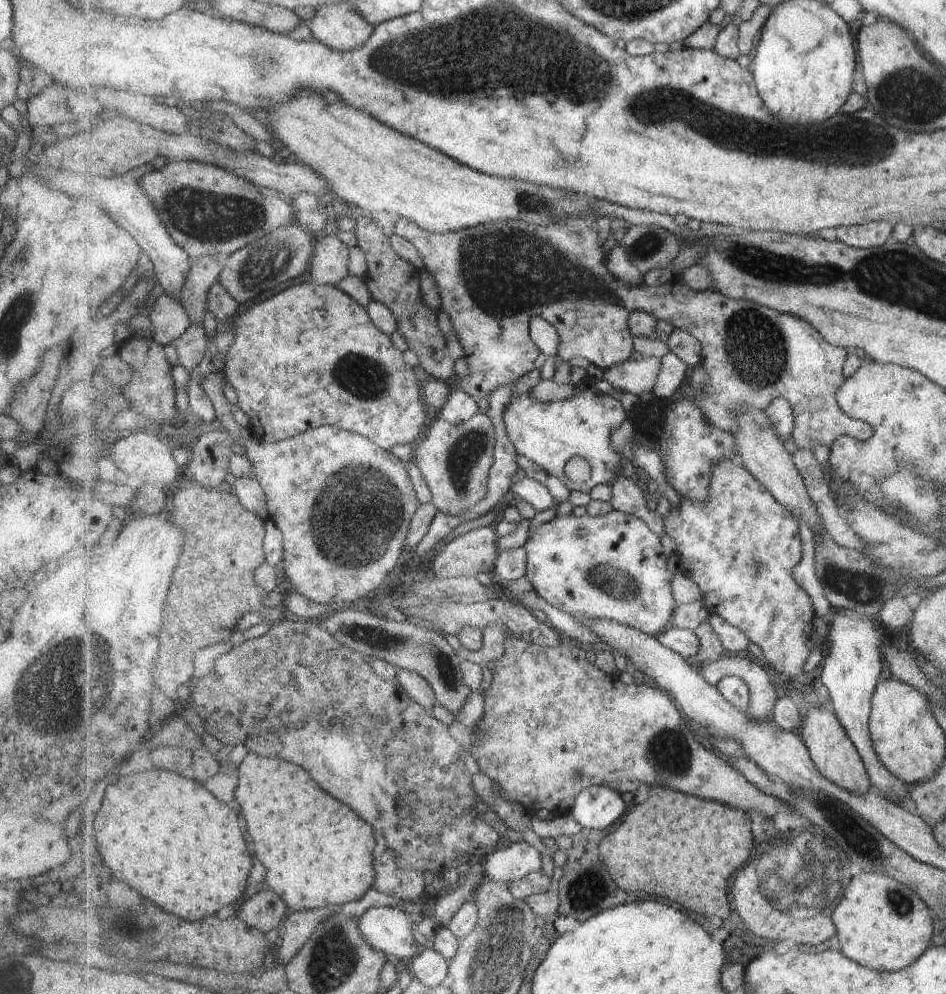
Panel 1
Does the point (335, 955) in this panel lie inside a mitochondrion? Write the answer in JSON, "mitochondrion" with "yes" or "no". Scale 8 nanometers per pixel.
{"mitochondrion":"yes"}

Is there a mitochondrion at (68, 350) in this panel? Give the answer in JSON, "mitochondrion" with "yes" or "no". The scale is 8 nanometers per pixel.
{"mitochondrion":"no"}

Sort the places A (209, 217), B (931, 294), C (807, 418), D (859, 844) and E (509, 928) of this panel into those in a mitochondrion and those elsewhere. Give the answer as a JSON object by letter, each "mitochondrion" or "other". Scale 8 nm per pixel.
{"A":"mitochondrion","B":"mitochondrion","C":"other","D":"mitochondrion","E":"mitochondrion"}

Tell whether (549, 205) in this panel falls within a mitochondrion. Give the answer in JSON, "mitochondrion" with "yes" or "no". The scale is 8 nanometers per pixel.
{"mitochondrion":"yes"}

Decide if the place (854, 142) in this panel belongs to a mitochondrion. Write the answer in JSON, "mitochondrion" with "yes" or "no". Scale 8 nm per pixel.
{"mitochondrion":"yes"}

